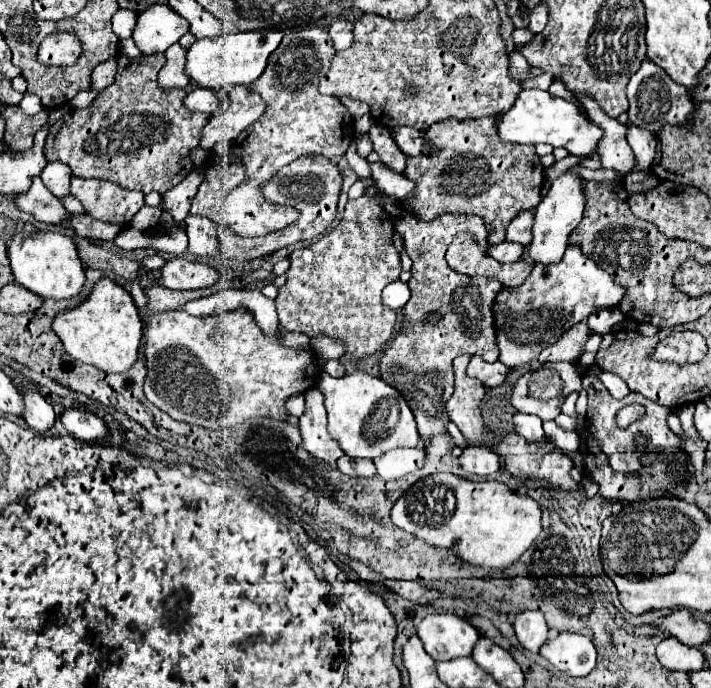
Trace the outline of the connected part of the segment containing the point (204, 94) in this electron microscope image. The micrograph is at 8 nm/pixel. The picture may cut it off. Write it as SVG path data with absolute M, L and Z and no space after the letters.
M194 89L188 97L186 97L186 107L190 111L202 111L202 113L212 113L214 109L218 109L218 105L222 105L222 101L226 99L224 91L212 91L212 89Z

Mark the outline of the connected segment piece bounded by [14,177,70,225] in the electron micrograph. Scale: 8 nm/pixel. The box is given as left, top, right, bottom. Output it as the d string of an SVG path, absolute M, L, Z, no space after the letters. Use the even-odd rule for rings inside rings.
M36 177L32 181L32 187L28 193L22 193L22 195L16 195L14 197L16 205L24 211L24 213L30 213L36 217L36 221L42 221L42 223L50 223L50 225L64 225L66 223L66 217L68 211L64 209L62 201L58 197L54 197L46 185L42 183L40 177Z

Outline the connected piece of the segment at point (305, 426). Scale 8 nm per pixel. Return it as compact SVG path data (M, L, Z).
M310 389L304 393L306 399L306 411L300 417L300 433L304 441L304 449L316 457L328 463L330 467L336 467L338 457L342 457L342 449L338 443L332 441L328 429L326 429L326 409L324 409L324 397L318 389Z

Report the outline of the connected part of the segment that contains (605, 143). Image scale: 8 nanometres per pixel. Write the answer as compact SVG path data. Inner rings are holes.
M572 93L572 95L582 103L588 117L592 117L596 121L596 125L600 125L604 129L604 137L598 145L600 147L598 155L602 159L602 167L612 169L620 175L632 173L636 167L636 157L626 141L626 125L608 117L600 109L600 105L592 97L588 97L588 93Z

